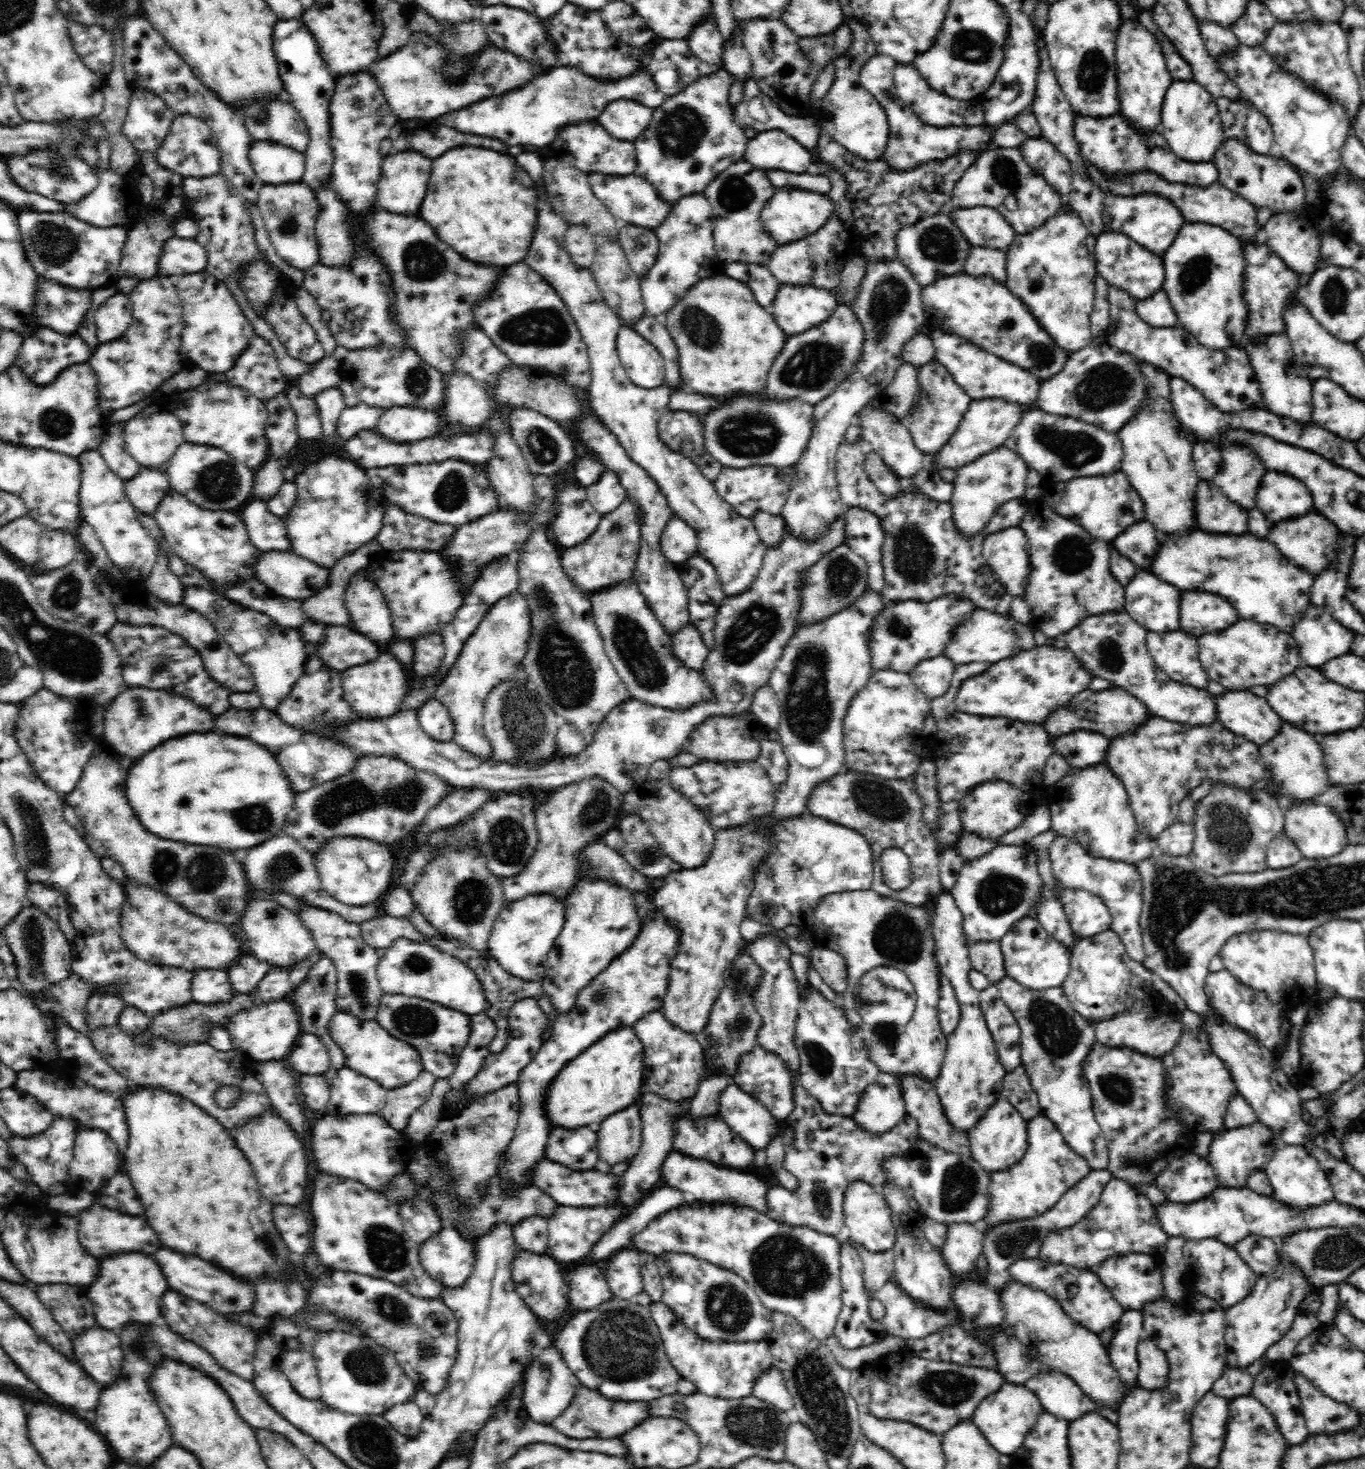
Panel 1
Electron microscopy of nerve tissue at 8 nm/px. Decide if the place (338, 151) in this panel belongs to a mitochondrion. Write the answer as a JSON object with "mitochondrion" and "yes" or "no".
{"mitochondrion":"no"}

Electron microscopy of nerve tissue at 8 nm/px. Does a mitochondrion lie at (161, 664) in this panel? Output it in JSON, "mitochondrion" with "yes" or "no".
{"mitochondrion":"yes"}

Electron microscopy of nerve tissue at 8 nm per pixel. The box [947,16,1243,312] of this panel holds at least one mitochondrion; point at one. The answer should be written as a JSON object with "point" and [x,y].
{"point":[1093,69]}

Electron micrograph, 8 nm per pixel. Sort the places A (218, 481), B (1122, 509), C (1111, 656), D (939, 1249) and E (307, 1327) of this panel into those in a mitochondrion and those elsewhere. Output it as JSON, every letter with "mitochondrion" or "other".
{"A":"mitochondrion","B":"mitochondrion","C":"mitochondrion","D":"other","E":"other"}

